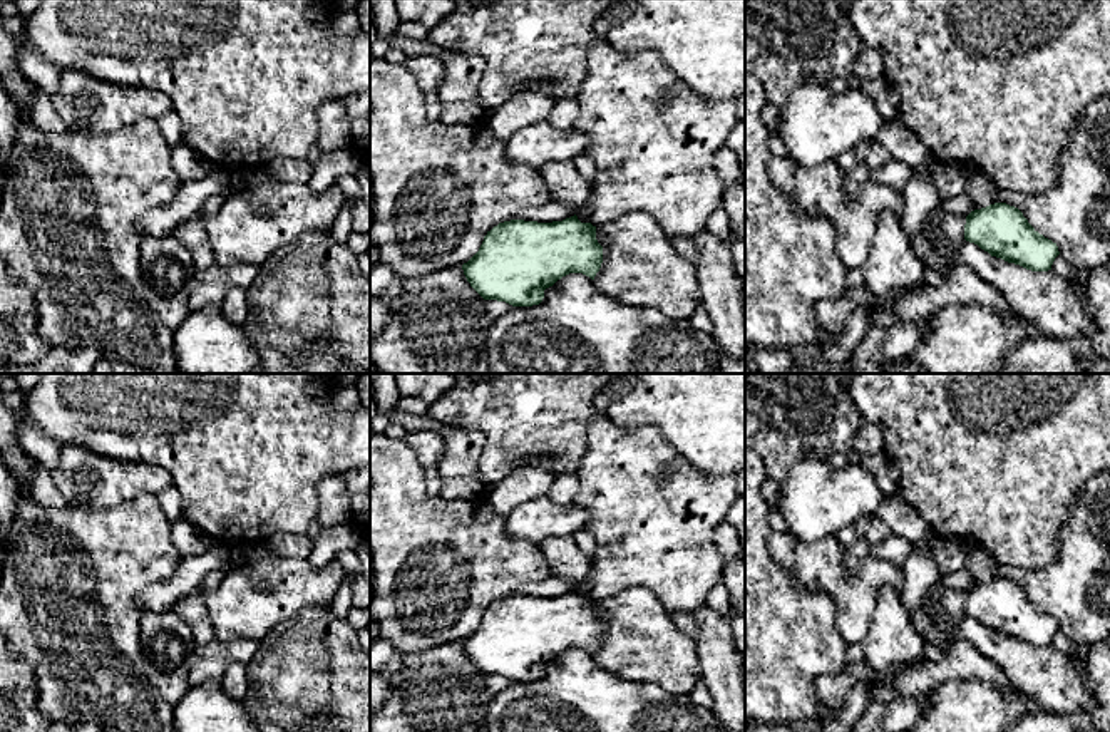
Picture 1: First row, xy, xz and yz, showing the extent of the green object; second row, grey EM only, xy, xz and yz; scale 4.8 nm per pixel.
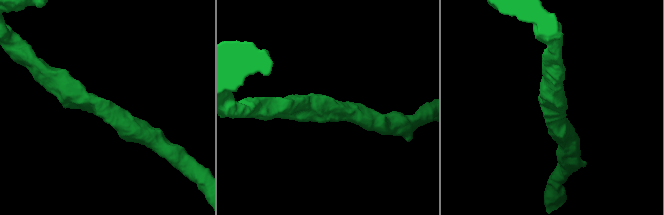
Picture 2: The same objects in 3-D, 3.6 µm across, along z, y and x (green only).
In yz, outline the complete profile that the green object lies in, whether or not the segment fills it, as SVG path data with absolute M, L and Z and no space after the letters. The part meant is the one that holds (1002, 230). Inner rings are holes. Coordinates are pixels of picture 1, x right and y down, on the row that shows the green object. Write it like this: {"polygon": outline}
{"polygon": "M1006 203L971 211L966 216L964 240L1031 271L1051 270L1060 255L1056 243L1040 235L1018 208Z"}

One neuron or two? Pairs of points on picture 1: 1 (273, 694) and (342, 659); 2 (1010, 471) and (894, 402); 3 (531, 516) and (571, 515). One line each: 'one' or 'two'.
1: one
2: one
3: one

